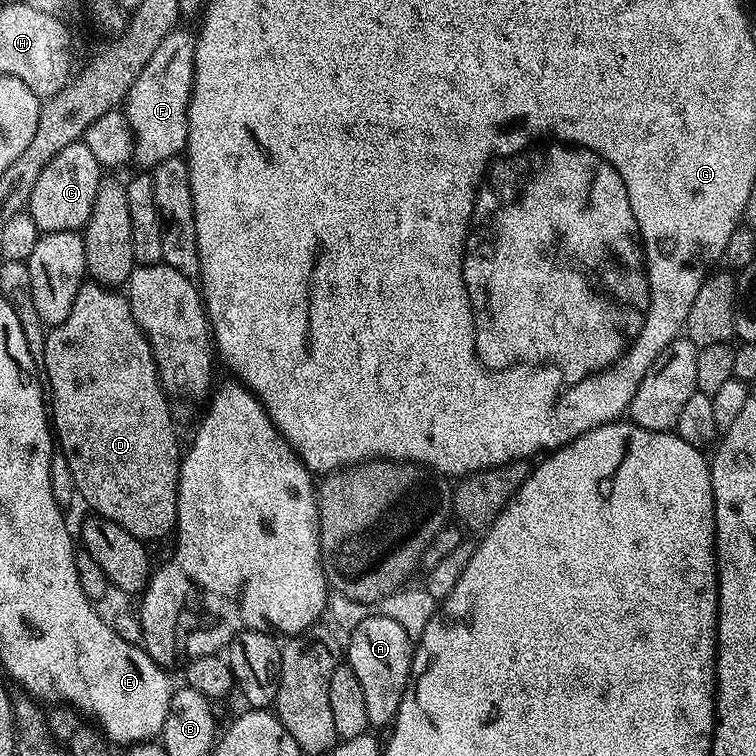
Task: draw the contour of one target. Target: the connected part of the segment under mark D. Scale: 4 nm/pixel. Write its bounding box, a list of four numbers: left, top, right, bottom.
[42,282,182,542]

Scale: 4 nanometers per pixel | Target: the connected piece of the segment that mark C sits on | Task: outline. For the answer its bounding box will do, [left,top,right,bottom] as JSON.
[26,142,102,233]

